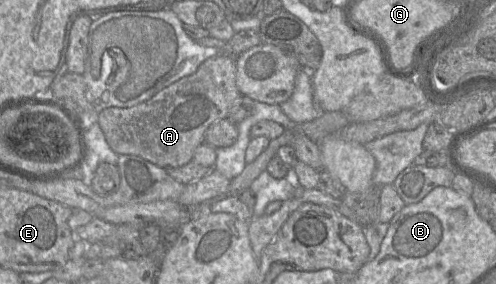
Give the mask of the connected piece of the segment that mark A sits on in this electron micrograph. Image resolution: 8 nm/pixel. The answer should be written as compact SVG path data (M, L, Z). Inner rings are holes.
M219 53L205 60L192 75L174 82L145 102L128 108L109 107L100 111L96 121L110 148L117 155L136 155L161 168L179 168L188 164L196 148L204 143L208 127L226 118L231 106L241 95L236 85L236 57Z

